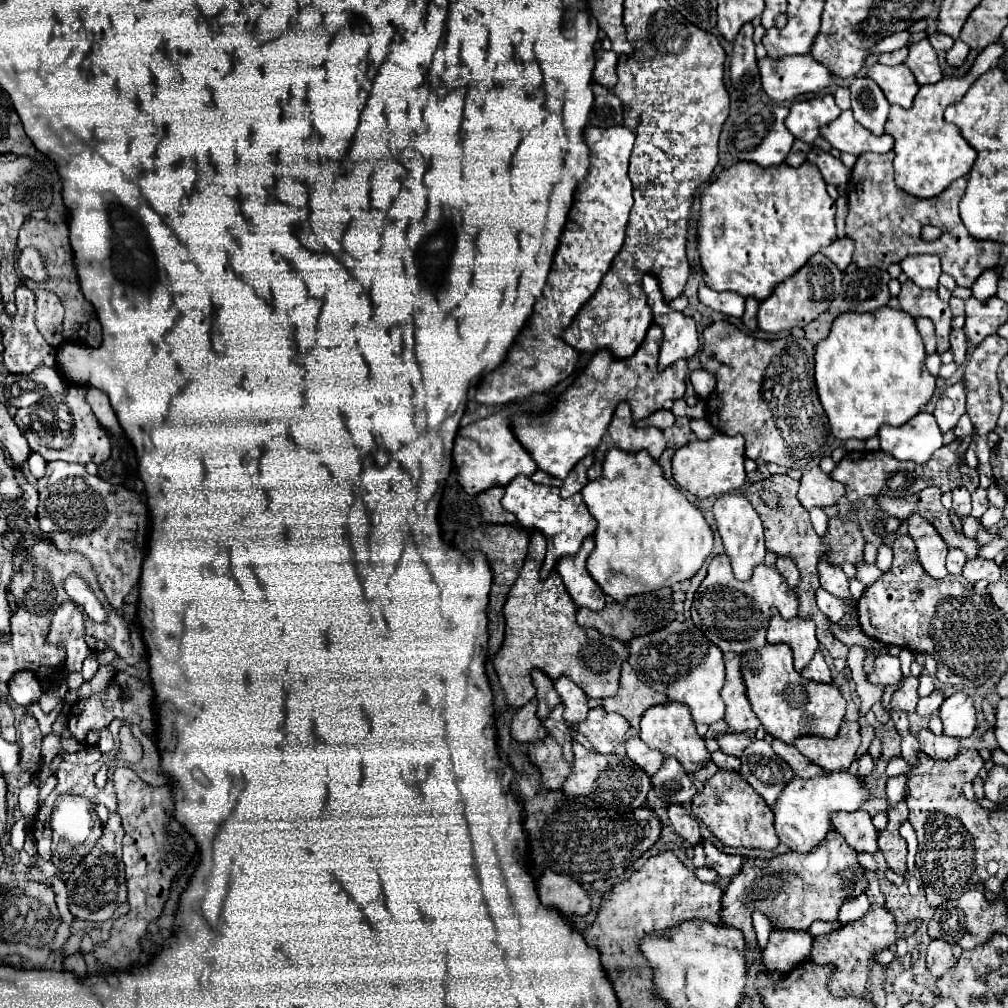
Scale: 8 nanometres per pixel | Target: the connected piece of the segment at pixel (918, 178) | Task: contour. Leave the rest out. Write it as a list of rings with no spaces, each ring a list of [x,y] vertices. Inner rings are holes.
[[[1000,42],[993,43],[980,53],[968,73],[961,77],[943,77],[935,85],[923,85],[909,109],[903,109],[899,105],[891,105],[889,119],[885,123],[885,133],[891,133],[895,139],[895,183],[897,187],[909,191],[917,197],[933,197],[945,191],[951,181],[965,177],[973,163],[975,163],[975,149],[961,137],[959,129],[955,125],[945,123],[943,111],[947,105],[961,99],[961,95],[969,89],[983,73],[987,72],[993,62],[999,60],[1005,49]]]

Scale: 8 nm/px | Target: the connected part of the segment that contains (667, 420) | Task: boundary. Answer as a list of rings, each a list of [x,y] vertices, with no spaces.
[[[661,409],[661,411],[657,411],[657,413],[653,413],[653,415],[649,415],[647,419],[643,419],[643,421],[637,421],[635,425],[637,427],[657,427],[657,429],[669,429],[669,427],[673,427],[673,423],[675,423],[675,415],[671,413],[671,411],[665,411],[665,409]]]

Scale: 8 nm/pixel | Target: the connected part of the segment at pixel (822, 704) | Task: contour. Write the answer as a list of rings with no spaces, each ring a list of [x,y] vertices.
[[[765,645],[753,653],[747,651],[741,657],[741,671],[747,685],[747,697],[755,715],[769,735],[785,743],[793,743],[803,735],[819,737],[837,737],[839,727],[845,717],[845,699],[833,683],[815,683],[803,679],[793,667],[793,653],[787,645]]]

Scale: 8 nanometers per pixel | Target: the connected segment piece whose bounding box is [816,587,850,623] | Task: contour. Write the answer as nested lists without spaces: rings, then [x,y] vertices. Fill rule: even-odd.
[[[821,587],[816,591],[816,602],[820,610],[834,623],[837,623],[850,610],[846,602]]]

